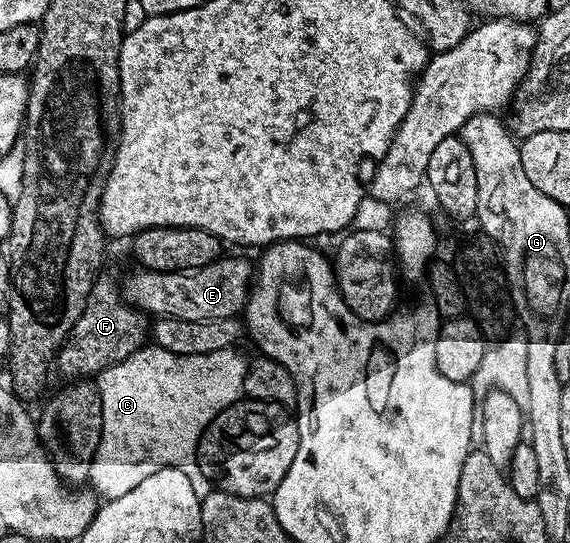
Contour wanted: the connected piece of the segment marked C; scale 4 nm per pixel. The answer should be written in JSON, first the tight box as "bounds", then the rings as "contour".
{"bounds":[89,346,247,500],"contour":[[[143,346],[128,358],[124,358],[124,362],[113,364],[110,368],[105,368],[96,380],[98,393],[100,394],[100,402],[102,403],[102,437],[100,438],[98,452],[94,455],[94,461],[90,467],[89,483],[92,485],[93,491],[97,493],[99,497],[105,498],[106,500],[115,500],[124,494],[128,494],[128,490],[136,490],[136,486],[140,486],[150,474],[156,474],[156,470],[160,470],[161,468],[175,468],[176,470],[184,470],[184,474],[188,474],[188,478],[192,482],[192,486],[196,490],[198,497],[207,496],[207,494],[212,491],[212,482],[202,473],[202,467],[198,465],[198,439],[202,437],[202,433],[205,432],[207,426],[211,424],[225,408],[243,399],[244,393],[242,387],[244,386],[244,374],[246,373],[247,363],[247,357],[242,357],[241,354],[238,353],[238,350],[234,348],[216,350],[216,354],[181,356],[180,354],[172,354],[172,350],[164,350],[157,346]]]}

